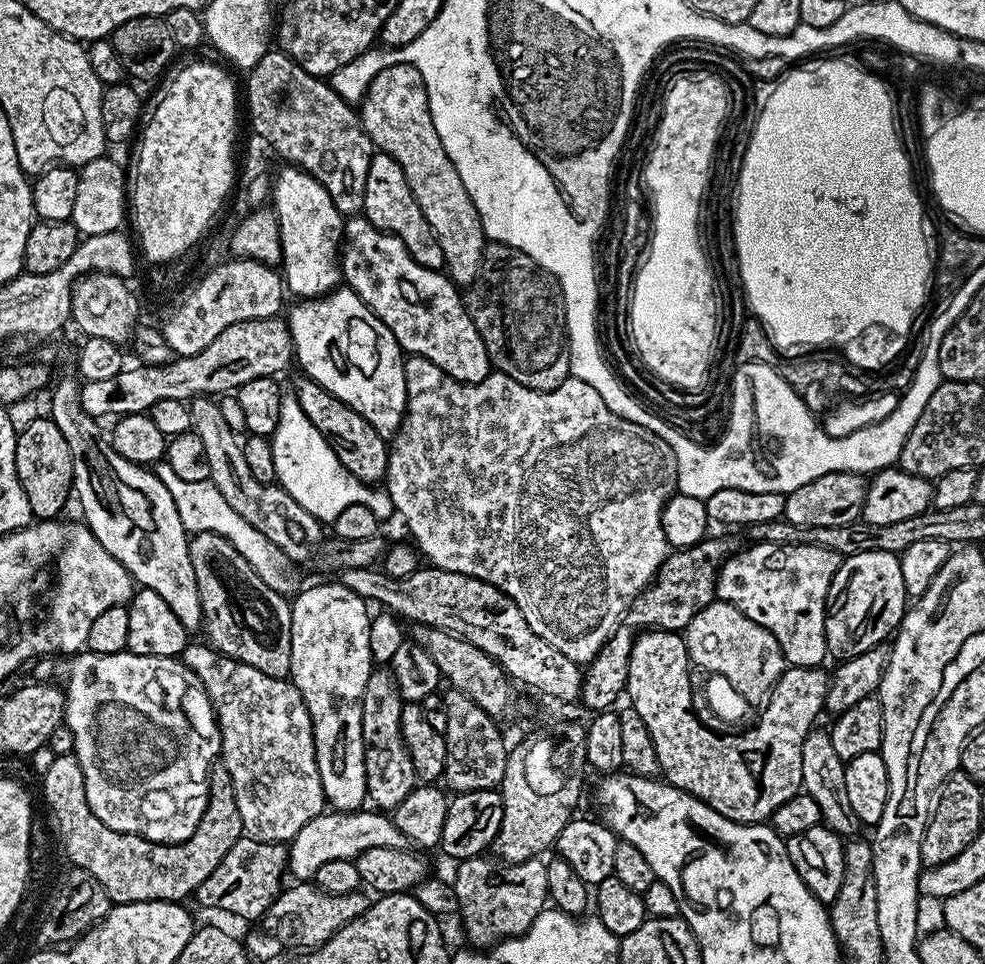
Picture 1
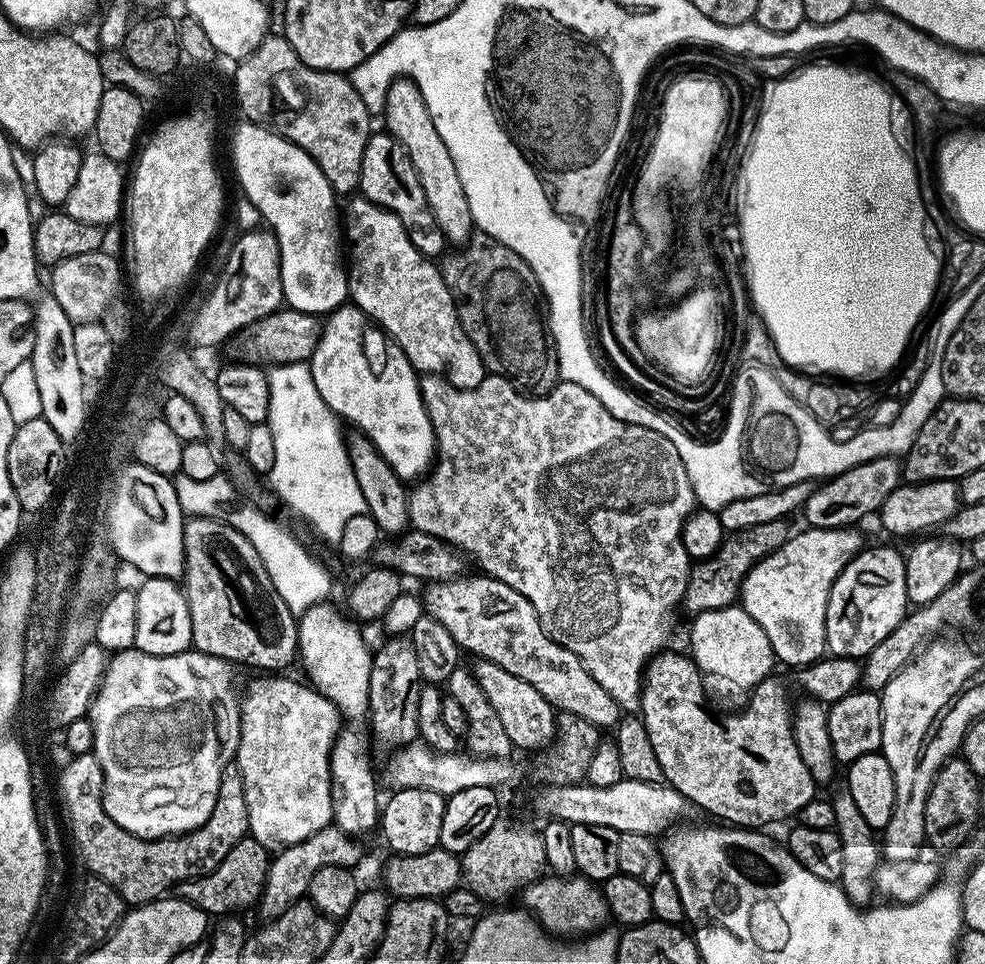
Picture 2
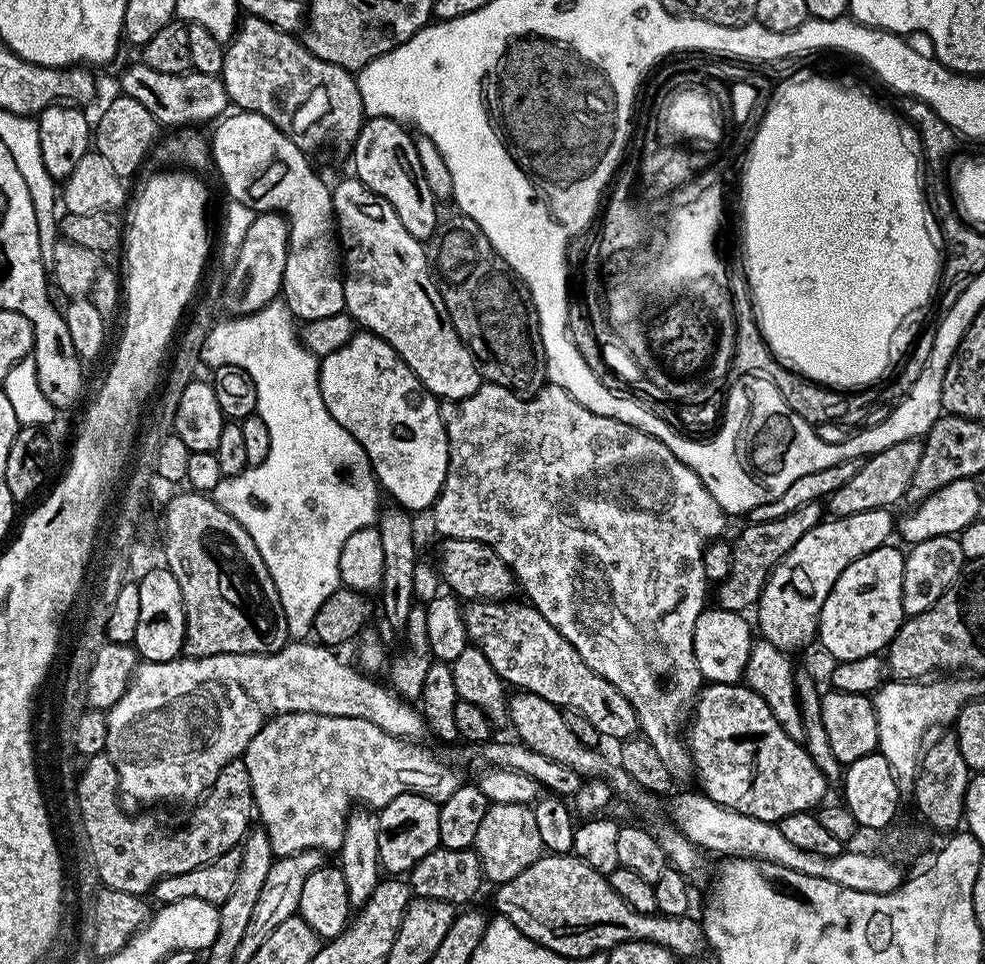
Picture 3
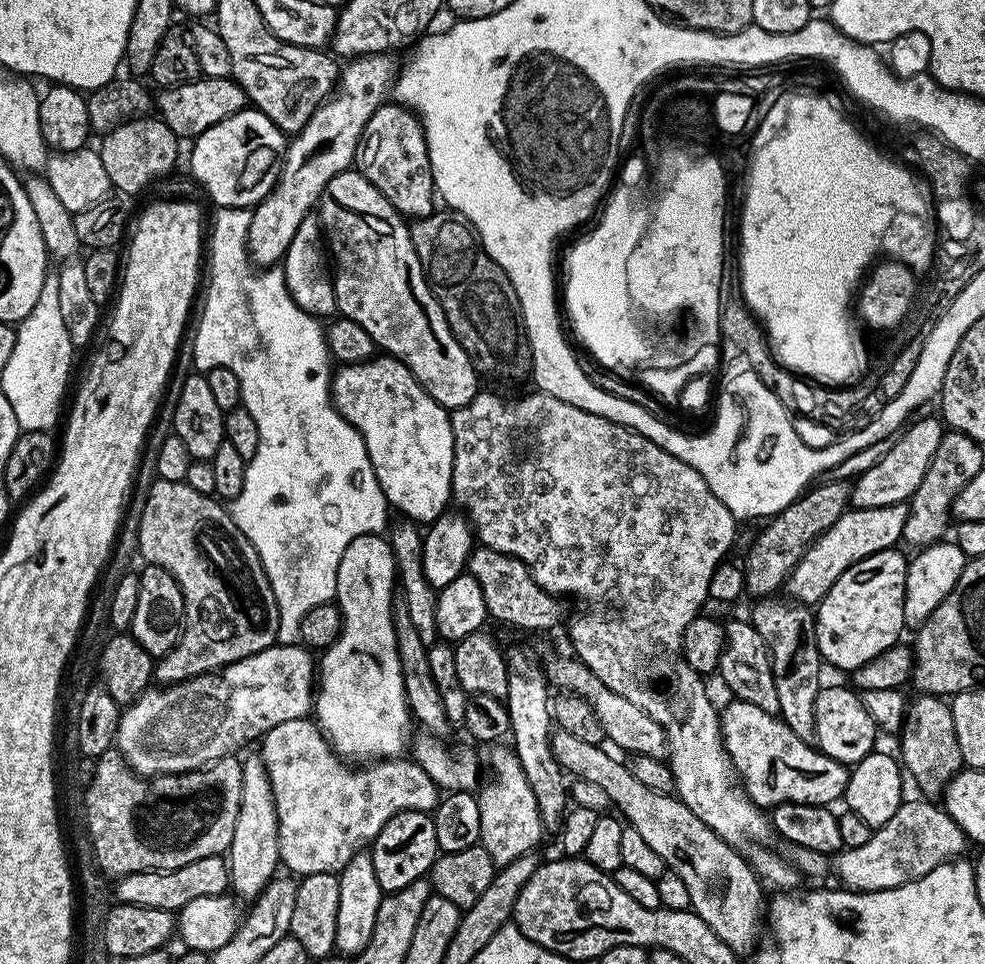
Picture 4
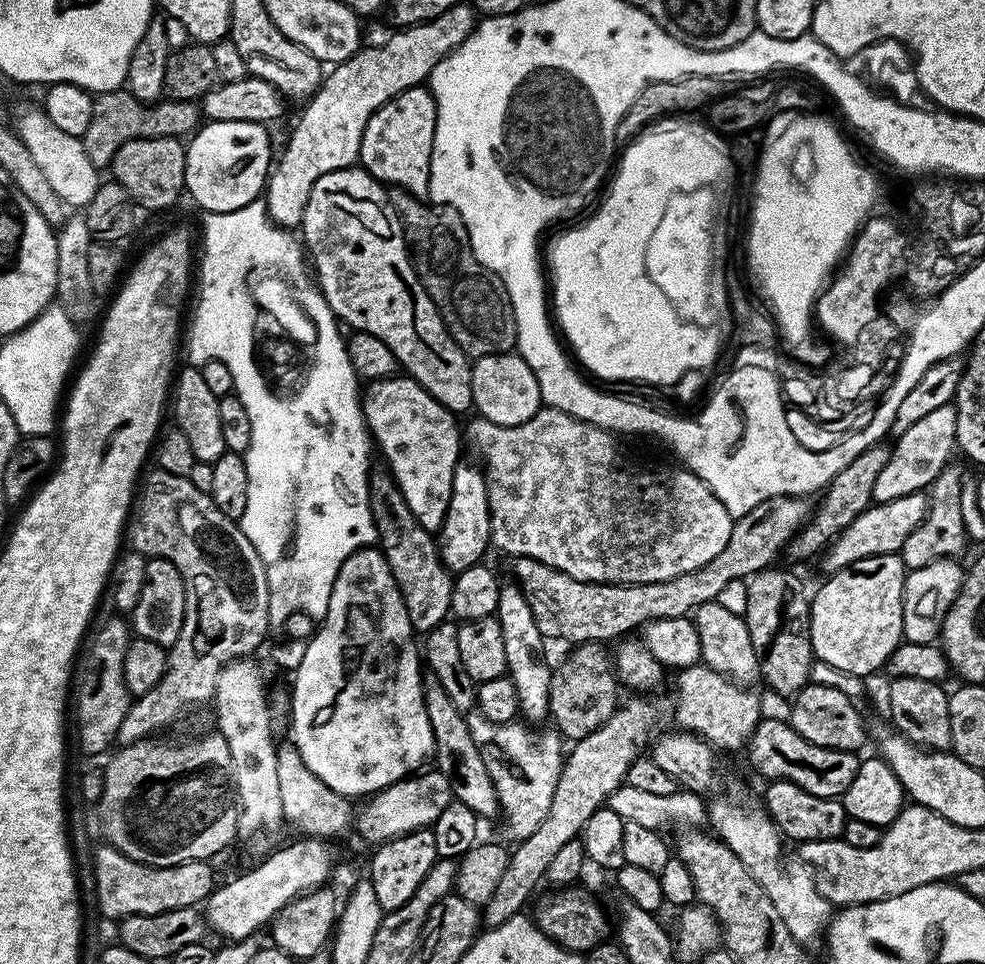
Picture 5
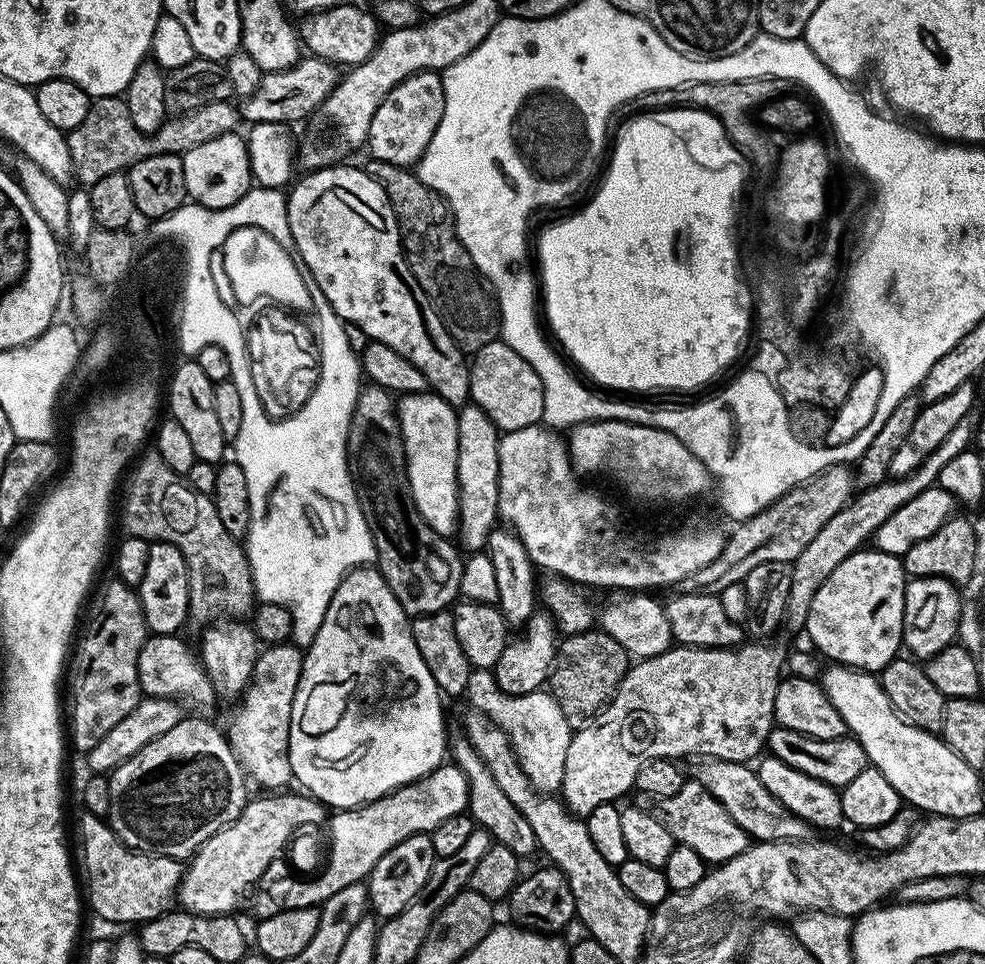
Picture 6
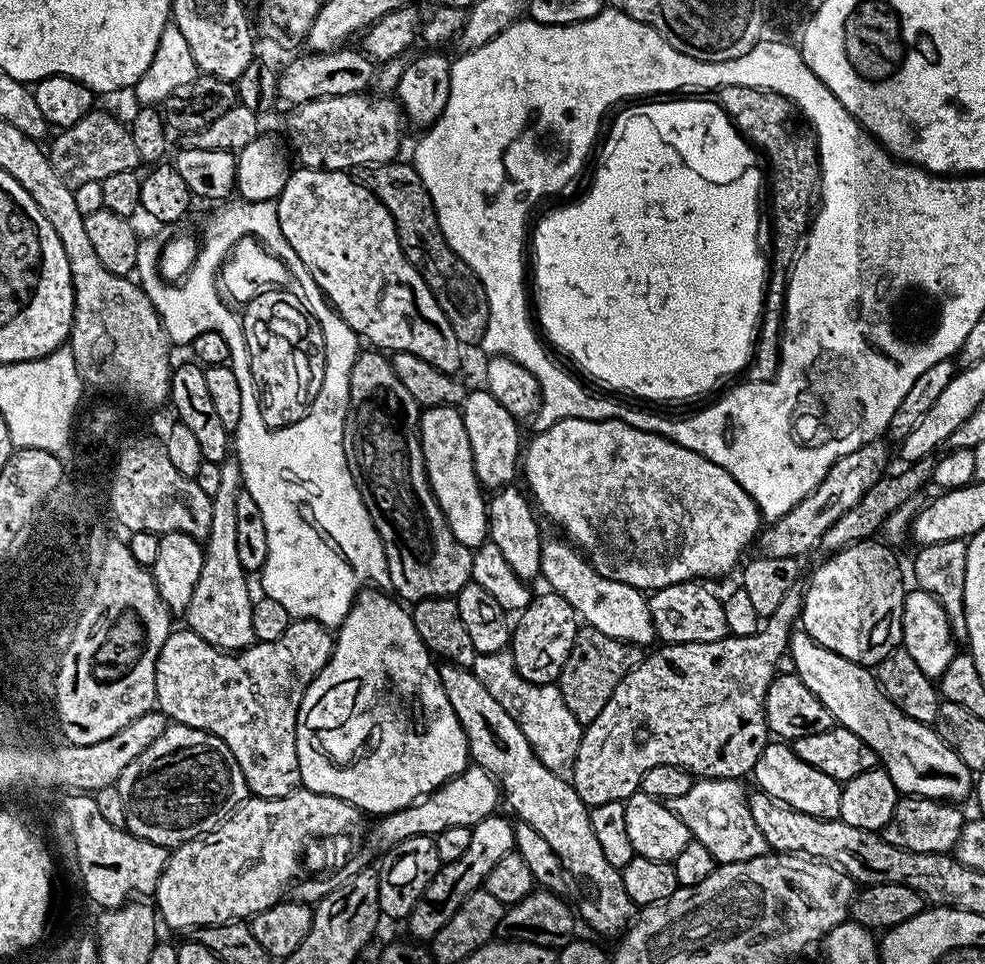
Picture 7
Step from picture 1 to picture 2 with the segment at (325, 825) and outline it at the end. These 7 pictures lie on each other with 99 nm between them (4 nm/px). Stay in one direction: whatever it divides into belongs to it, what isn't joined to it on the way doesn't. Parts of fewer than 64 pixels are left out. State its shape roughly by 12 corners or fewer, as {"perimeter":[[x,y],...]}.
{"perimeter":[[329,826],[271,857],[258,909],[278,918],[322,866],[355,869],[360,848]]}

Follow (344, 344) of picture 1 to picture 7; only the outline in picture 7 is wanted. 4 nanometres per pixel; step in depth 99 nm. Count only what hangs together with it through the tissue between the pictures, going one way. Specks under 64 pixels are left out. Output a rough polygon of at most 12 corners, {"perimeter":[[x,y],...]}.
{"perimeter":[[459,407],[420,414],[434,498],[458,542],[488,540]]}

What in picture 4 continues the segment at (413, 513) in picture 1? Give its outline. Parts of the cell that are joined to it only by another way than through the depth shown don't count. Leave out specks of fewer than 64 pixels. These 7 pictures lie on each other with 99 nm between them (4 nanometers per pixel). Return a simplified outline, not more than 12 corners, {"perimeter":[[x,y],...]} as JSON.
{"perimeter":[[539,390],[451,413],[479,543],[592,604],[577,660],[668,735],[675,795],[770,836],[684,659],[738,521]]}

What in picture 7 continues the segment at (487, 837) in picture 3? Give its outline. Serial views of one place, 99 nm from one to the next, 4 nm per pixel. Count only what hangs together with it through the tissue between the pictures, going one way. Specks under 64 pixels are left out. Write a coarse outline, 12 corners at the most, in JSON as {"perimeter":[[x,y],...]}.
{"perimeter":[[508,650],[470,671],[538,762],[567,773],[584,728],[556,684],[526,682]]}

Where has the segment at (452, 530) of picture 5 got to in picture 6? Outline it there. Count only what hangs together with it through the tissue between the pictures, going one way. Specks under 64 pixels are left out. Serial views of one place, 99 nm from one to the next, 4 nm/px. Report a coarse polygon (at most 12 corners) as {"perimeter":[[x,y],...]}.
{"perimeter":[[481,408],[459,409],[458,544],[487,549],[498,526],[502,432]]}

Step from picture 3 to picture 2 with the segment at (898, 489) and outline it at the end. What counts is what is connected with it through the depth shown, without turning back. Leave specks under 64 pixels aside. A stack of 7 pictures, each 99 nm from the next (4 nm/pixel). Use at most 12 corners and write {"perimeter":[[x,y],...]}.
{"perimeter":[[895,456],[817,483],[802,516],[814,528],[859,525],[902,483]]}

